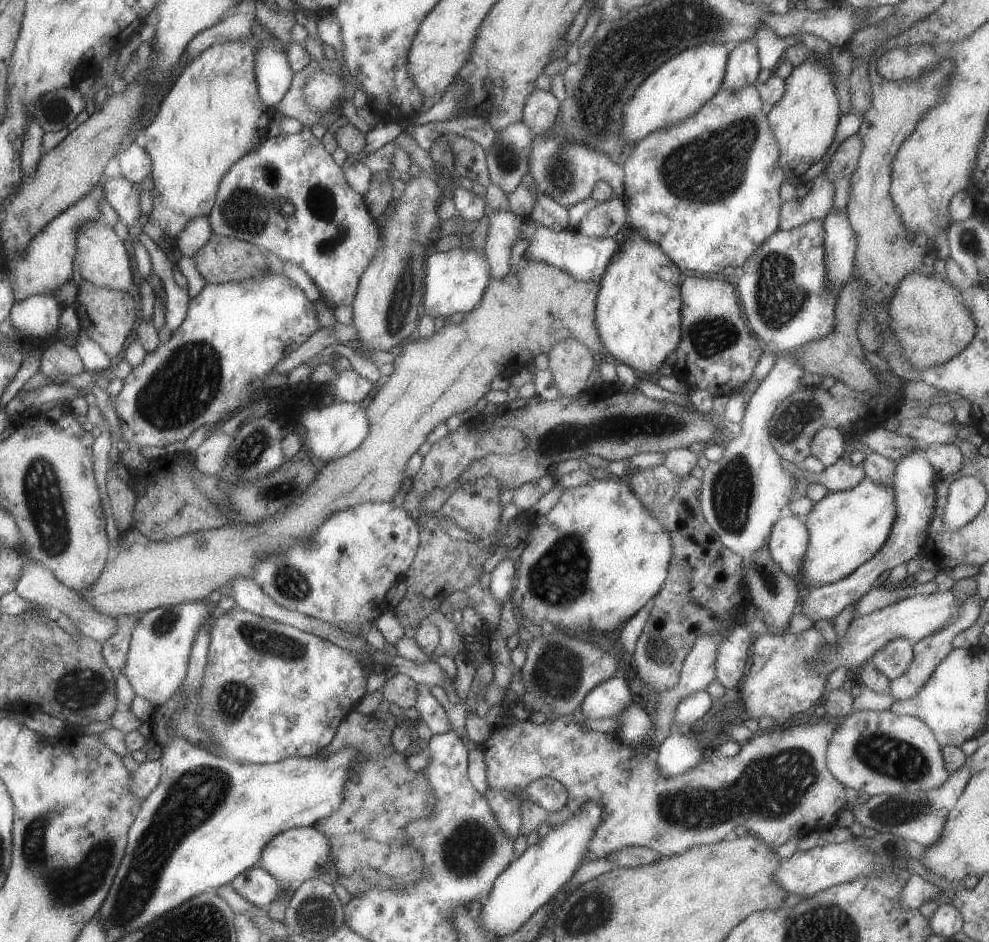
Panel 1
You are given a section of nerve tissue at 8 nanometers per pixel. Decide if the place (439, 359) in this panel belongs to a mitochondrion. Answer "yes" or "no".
no

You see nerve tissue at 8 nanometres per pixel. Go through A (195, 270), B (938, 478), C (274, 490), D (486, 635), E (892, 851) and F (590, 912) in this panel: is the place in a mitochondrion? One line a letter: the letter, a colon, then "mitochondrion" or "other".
A: other
B: other
C: mitochondrion
D: other
E: mitochondrion
F: mitochondrion

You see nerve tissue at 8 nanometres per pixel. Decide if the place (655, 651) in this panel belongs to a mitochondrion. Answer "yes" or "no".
yes

